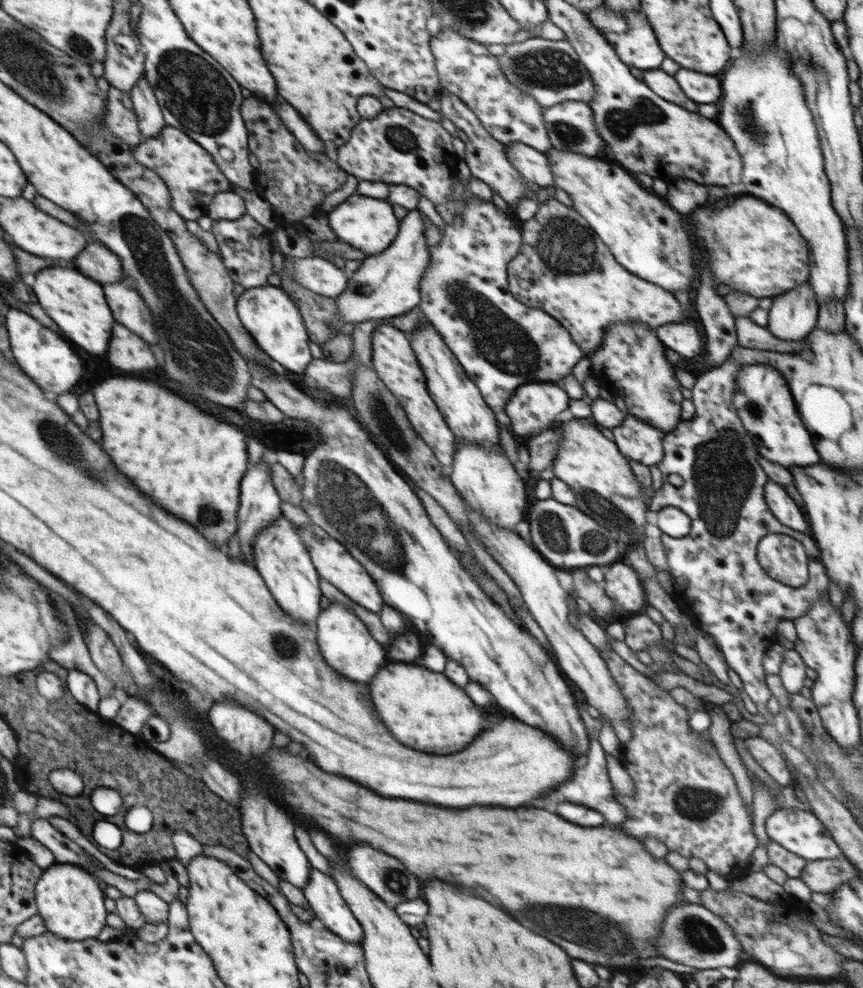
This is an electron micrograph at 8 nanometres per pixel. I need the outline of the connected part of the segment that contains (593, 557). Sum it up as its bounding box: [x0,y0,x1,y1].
[526,498,618,570]

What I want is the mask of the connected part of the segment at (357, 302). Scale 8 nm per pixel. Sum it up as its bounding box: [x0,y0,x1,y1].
[337,211,430,323]

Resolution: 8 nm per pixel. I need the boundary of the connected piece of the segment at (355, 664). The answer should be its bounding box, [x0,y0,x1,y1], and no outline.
[314,601,387,682]

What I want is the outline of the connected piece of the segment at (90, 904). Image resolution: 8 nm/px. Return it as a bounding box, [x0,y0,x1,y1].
[36,862,106,940]

